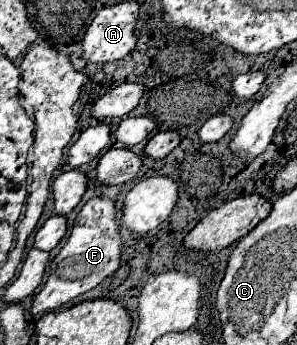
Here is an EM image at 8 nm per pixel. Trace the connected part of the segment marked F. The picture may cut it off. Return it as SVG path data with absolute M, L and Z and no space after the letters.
M91 198L77 214L67 242L63 244L59 254L51 260L49 268L55 270L49 272L41 292L33 296L29 314L37 316L57 310L61 304L95 288L103 278L107 278L119 268L119 256L121 256L121 236L115 218L115 204L109 198Z

